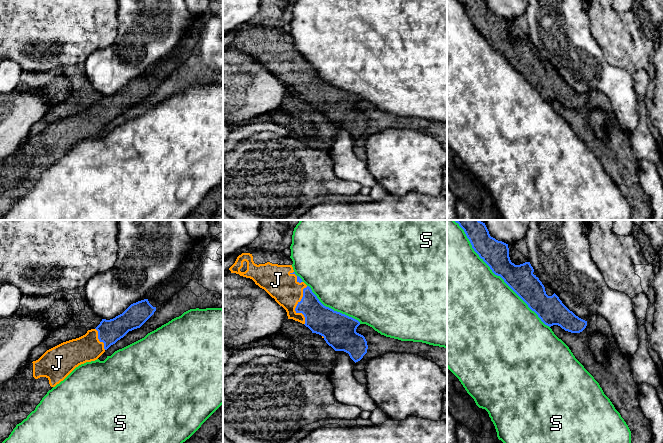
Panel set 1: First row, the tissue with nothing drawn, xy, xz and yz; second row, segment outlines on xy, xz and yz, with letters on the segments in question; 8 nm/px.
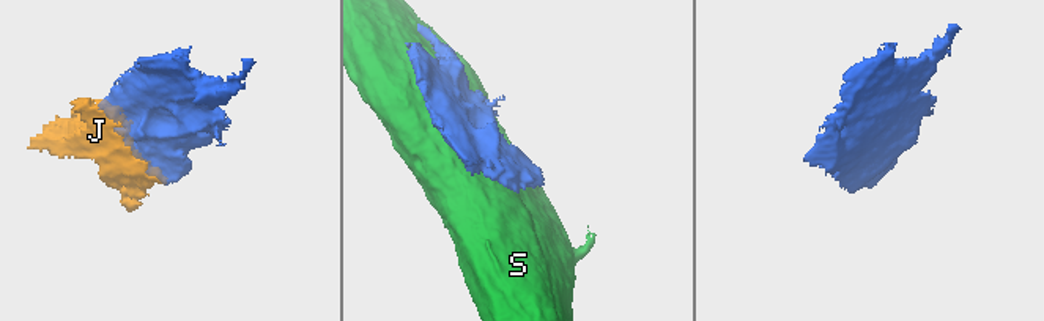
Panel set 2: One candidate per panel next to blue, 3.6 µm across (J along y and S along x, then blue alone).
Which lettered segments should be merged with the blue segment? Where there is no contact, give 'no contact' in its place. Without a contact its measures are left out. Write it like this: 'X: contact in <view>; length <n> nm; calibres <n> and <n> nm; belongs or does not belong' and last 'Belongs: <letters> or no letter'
J: contact in xz; length 320 nm; calibres 240 and 240 nm; belongs
S: contact in yz; length 1100 nm; calibres 220 and 480 nm; does not belong
Belongs: J

